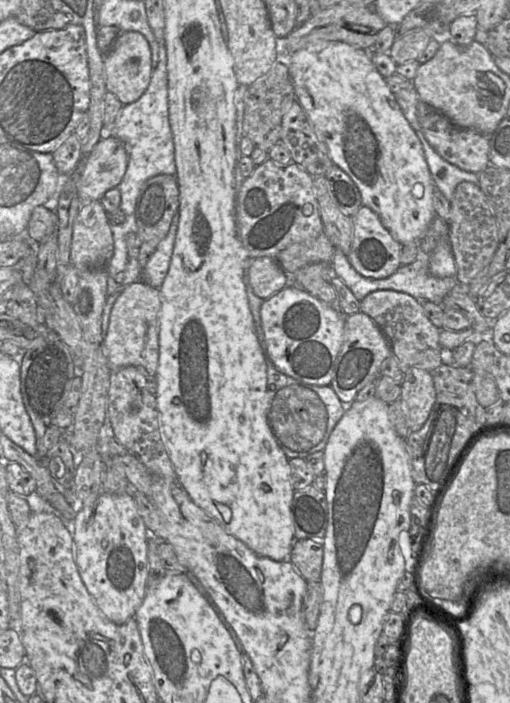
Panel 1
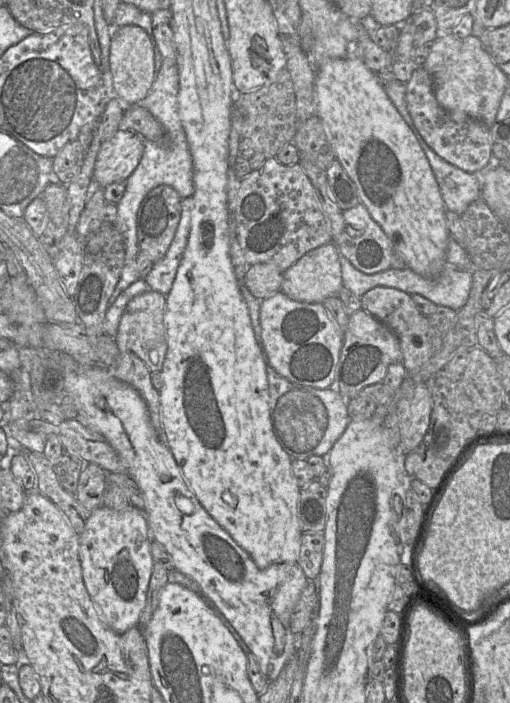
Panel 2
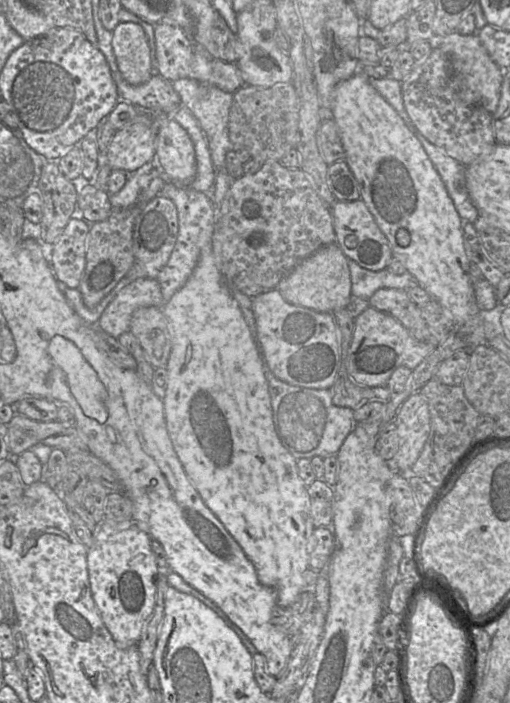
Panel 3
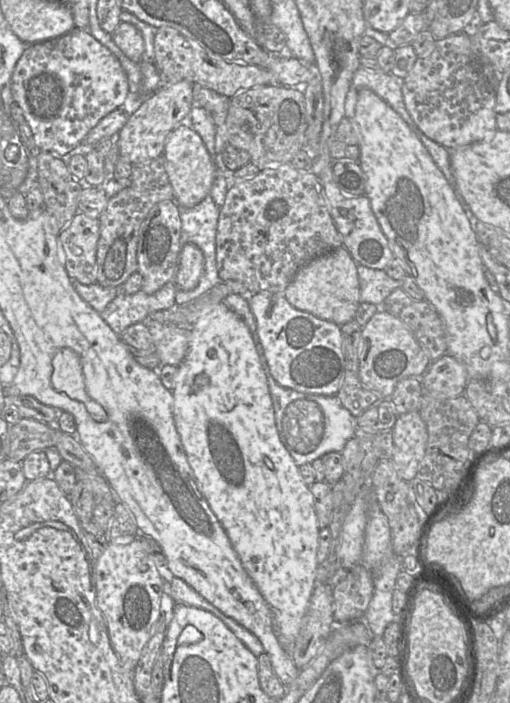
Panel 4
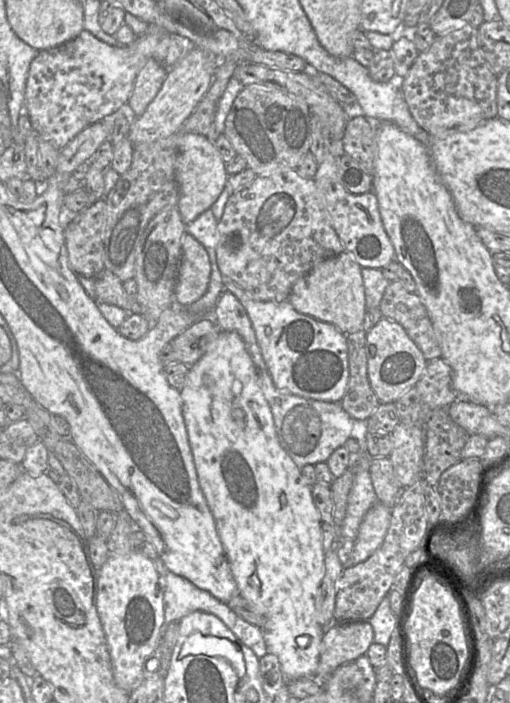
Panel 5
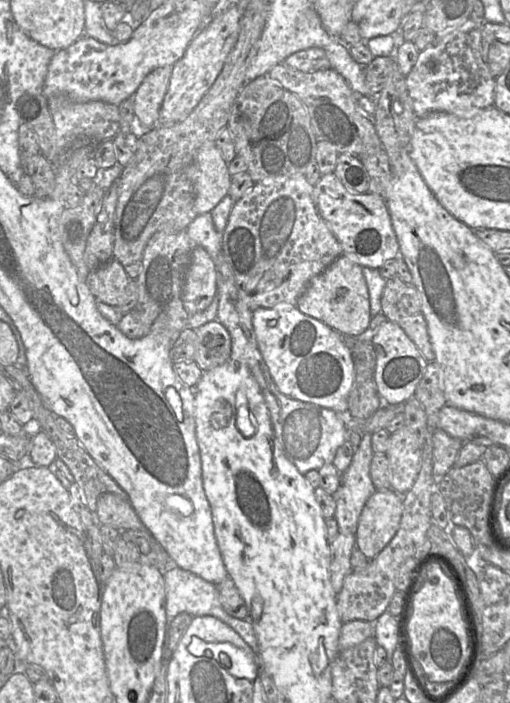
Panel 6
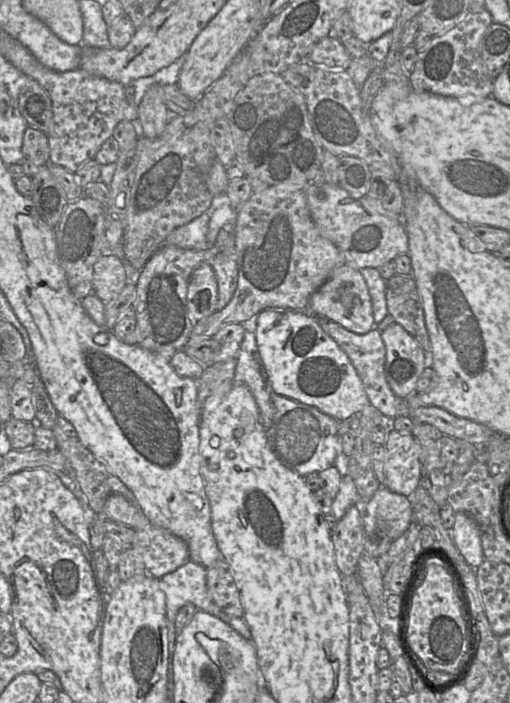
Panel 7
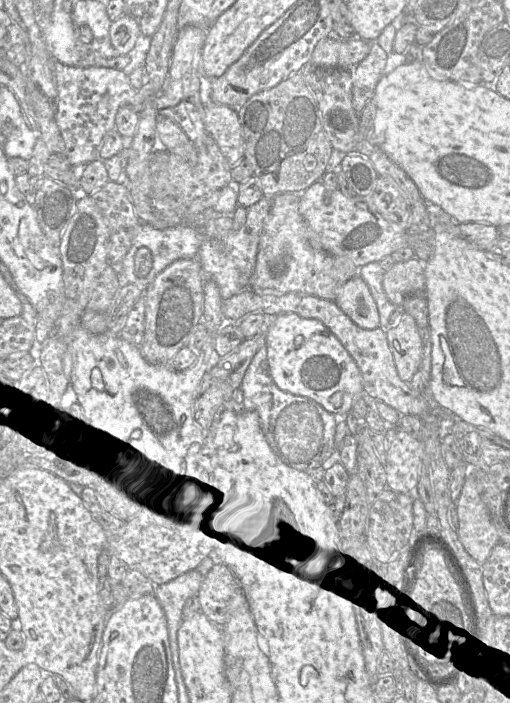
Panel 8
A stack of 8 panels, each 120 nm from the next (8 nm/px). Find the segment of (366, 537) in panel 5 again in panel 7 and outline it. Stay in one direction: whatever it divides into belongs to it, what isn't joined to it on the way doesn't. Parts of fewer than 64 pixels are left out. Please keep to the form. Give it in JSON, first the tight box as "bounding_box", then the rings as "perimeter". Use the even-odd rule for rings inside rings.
{"bounding_box":[362,487,413,542],"perimeter":[[[380,487],[362,507],[362,524],[370,540],[393,542],[413,521],[408,497]]]}

